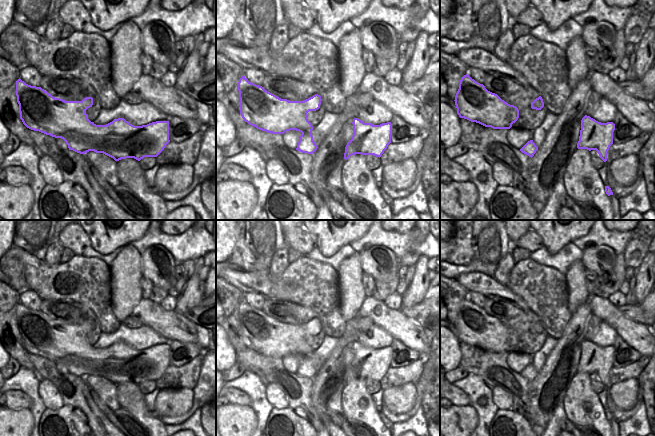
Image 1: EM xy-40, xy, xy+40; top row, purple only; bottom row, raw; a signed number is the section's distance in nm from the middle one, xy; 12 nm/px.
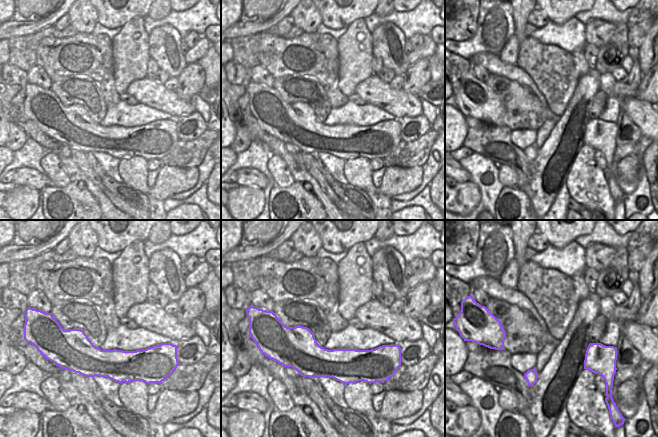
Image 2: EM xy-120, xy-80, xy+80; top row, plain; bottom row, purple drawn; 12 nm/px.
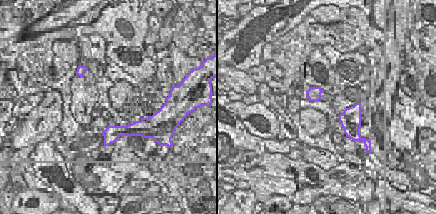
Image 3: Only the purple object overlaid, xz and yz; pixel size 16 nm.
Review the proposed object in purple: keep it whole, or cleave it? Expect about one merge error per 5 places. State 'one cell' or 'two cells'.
one cell

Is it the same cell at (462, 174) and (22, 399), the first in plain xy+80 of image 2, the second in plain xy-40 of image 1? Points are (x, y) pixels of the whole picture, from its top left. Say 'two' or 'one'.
one

